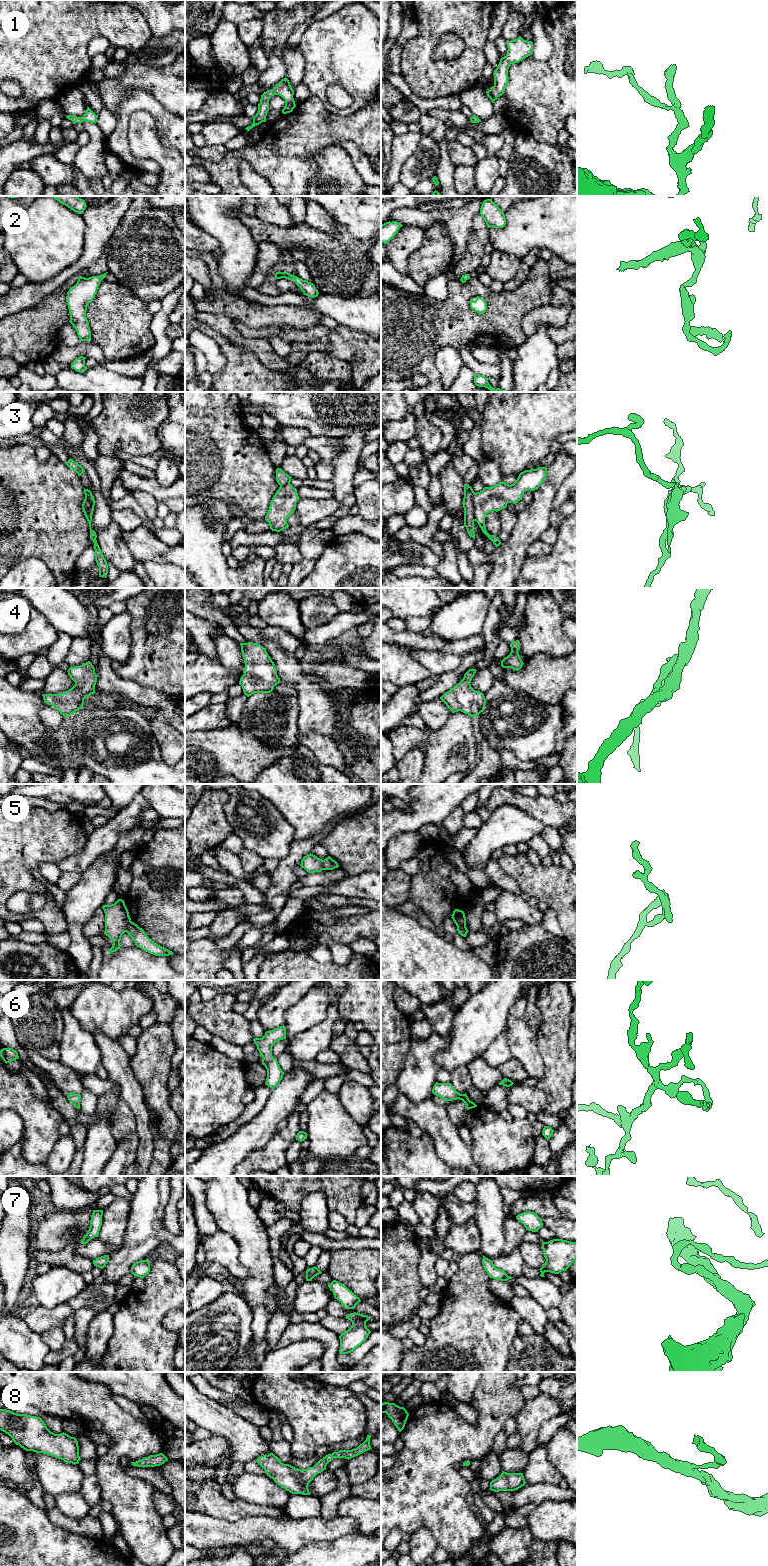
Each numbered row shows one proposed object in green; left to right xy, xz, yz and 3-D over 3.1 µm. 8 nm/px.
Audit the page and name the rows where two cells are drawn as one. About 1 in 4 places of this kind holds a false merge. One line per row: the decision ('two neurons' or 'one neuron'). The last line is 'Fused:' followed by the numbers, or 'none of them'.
1: one neuron
2: one neuron
3: two neurons
4: one neuron
5: two neurons
6: one neuron
7: one neuron
8: one neuron
Fused: 3, 5

